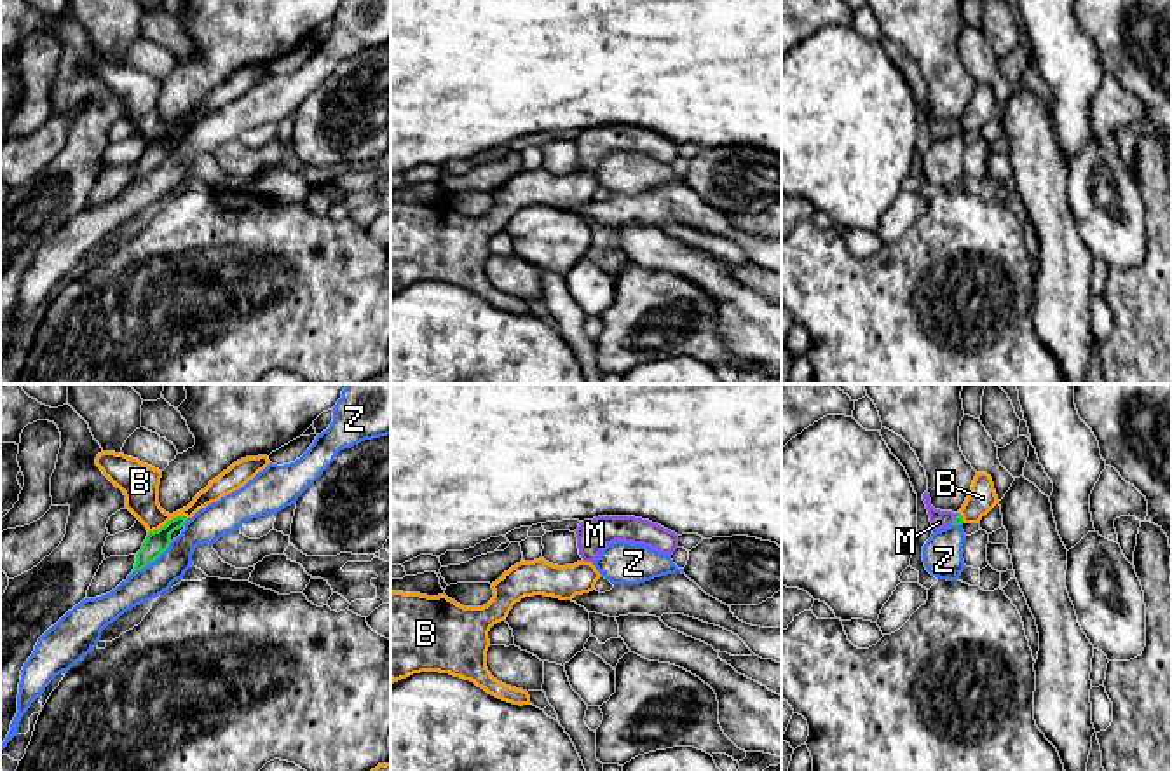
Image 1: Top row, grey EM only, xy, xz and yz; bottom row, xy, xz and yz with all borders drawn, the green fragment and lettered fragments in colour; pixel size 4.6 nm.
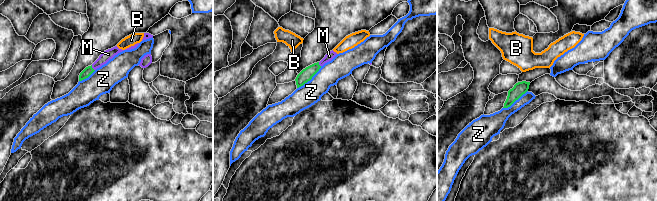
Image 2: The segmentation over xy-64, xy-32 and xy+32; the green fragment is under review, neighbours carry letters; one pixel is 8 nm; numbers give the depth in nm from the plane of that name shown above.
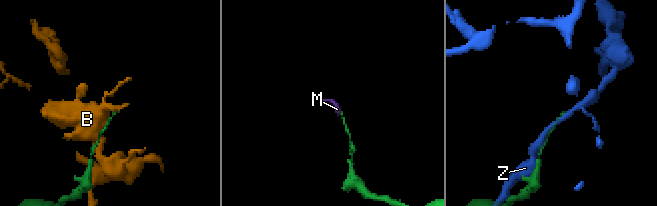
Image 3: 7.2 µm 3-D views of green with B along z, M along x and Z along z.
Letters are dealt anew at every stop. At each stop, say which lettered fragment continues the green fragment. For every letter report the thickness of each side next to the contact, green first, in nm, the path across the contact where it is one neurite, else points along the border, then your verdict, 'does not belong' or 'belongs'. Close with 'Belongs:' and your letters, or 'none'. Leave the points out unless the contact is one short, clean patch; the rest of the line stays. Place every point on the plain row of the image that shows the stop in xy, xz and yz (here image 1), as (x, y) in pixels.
B: 110/180 nm | along xy (187, 126), (173, 126), (149, 142) | does not belong
M: 50/80 nm | across yz (958, 129), (954, 128), (939, 128) | belongs
Z: 110/150 nm | does not belong
Belongs: M

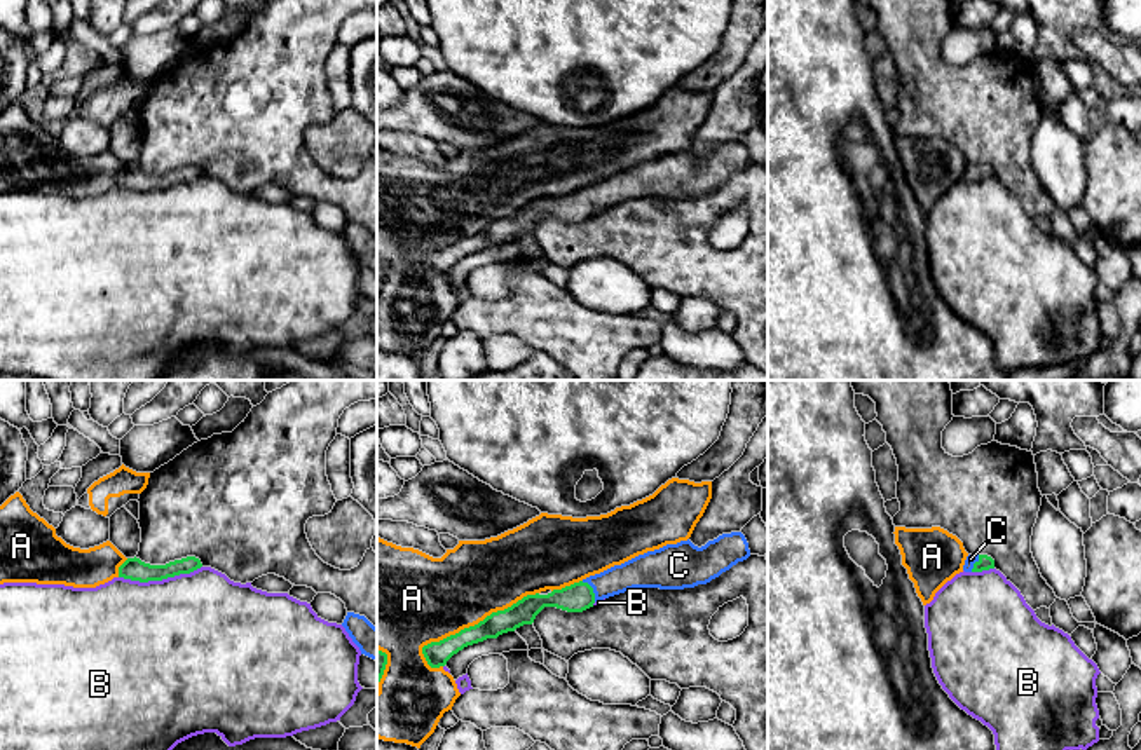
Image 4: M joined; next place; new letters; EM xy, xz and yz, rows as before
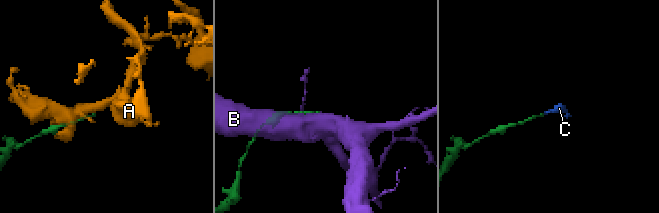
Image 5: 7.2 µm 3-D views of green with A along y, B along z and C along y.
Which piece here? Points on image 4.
A: 120/380 nm | does not belong
B: 100/500 nm | does not belong
C: 140/150 nm | across xz (578, 206), (592, 199), (642, 180) | belongs
Belongs: C

